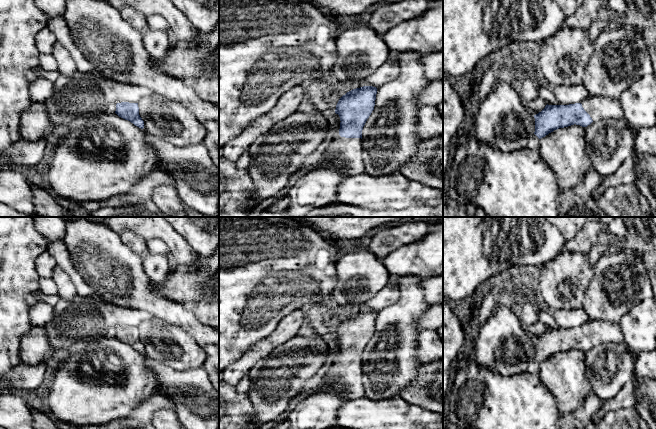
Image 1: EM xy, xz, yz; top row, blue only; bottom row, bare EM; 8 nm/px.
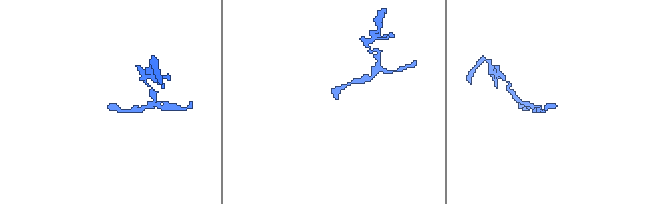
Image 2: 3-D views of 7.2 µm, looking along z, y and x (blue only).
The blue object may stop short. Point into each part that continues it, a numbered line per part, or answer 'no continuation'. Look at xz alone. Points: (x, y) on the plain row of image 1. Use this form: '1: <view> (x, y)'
1: xz (348, 376)

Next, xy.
no continuation

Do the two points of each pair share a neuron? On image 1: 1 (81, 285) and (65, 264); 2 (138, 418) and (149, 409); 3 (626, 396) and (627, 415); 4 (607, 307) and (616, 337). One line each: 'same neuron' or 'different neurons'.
1: same neuron
2: same neuron
3: different neurons
4: different neurons

